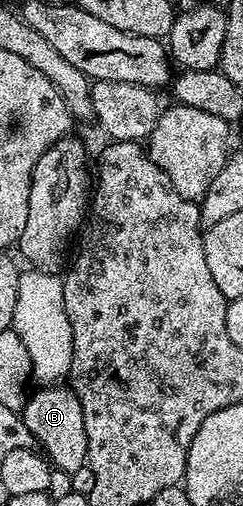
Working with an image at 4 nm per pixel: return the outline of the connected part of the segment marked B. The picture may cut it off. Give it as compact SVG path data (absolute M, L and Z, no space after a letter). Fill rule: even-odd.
M47 384L28 397L21 411L21 426L39 441L38 449L48 462L66 474L77 472L77 468L87 465L87 437L85 436L85 416L81 416L81 404L75 391L63 384Z

